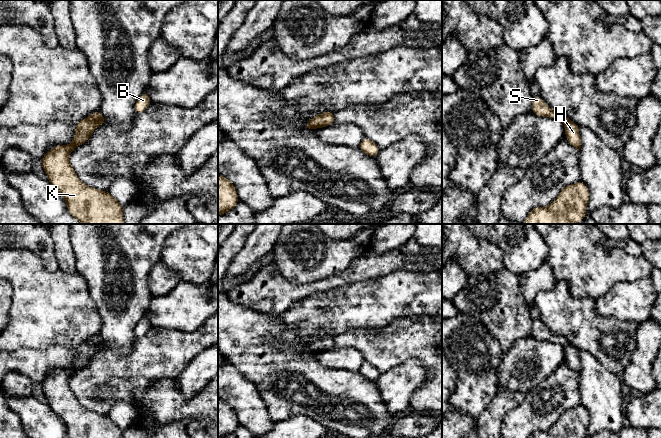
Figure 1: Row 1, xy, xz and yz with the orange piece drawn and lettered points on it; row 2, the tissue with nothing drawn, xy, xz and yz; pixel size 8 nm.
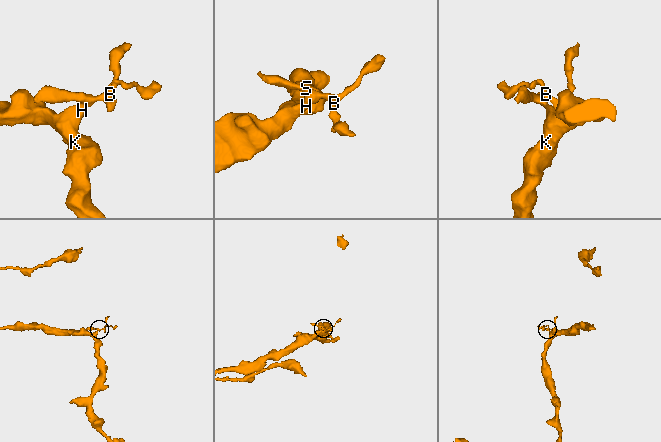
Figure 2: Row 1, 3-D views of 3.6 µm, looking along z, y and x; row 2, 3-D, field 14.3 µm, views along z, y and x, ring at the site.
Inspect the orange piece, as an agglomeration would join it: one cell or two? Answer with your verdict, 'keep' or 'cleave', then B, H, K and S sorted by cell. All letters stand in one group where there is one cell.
cleave; groups B S / H K

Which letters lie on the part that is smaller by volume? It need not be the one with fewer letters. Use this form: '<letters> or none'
B, S

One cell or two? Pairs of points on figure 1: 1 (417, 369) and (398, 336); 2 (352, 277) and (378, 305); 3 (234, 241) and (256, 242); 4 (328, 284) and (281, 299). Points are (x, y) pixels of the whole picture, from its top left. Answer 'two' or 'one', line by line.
1: two
2: two
3: two
4: one

